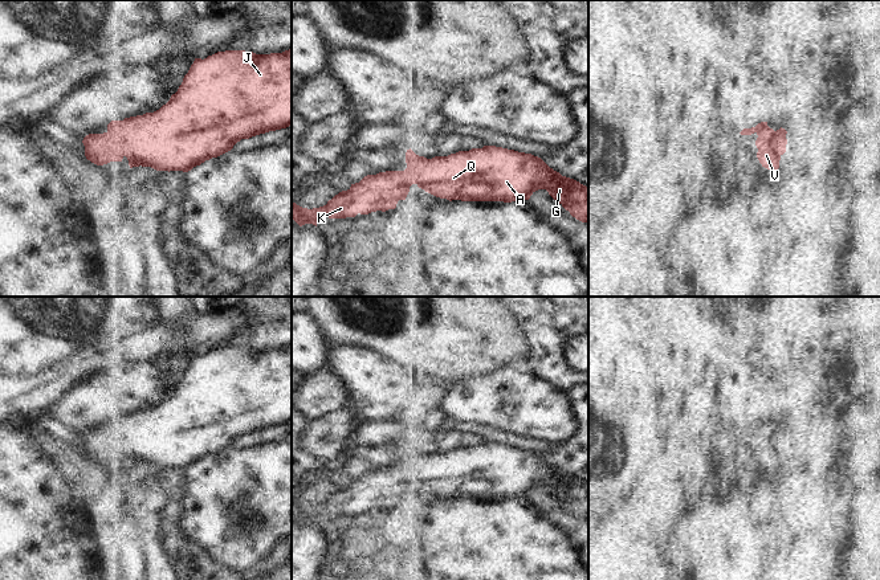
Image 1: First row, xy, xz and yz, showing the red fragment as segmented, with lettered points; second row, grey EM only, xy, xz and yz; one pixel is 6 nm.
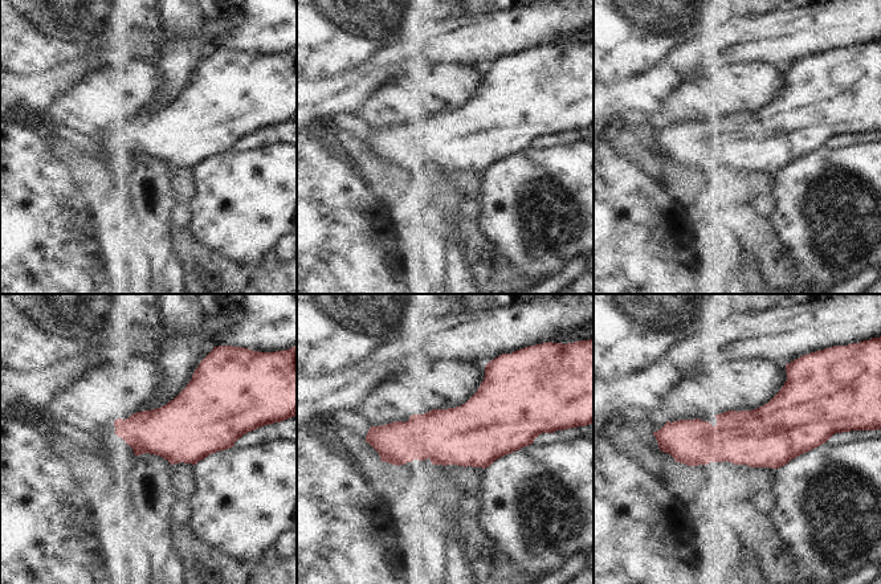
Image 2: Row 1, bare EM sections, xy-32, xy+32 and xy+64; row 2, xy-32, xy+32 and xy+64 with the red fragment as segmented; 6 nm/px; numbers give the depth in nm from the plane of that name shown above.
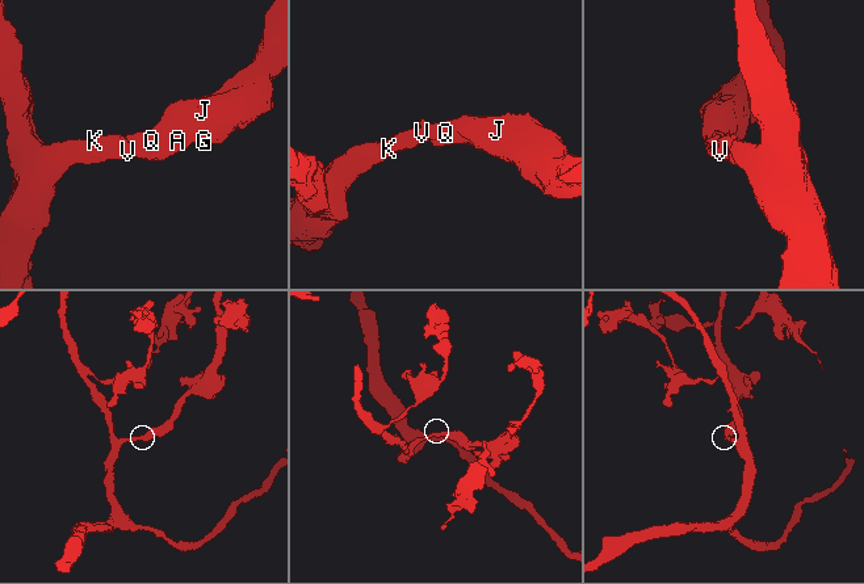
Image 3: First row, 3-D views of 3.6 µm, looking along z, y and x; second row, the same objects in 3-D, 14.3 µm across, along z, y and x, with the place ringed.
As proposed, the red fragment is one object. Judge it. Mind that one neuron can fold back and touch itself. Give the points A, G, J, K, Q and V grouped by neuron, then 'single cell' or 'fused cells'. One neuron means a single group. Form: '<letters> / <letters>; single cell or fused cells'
A G J K Q V; single cell

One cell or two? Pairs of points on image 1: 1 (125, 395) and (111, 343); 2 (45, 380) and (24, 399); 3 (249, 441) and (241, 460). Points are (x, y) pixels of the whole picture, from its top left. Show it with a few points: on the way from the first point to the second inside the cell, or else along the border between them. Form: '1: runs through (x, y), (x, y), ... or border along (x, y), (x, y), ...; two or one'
1: border along (127, 362), (155, 364); two
2: runs through (40, 386), (29, 396); one
3: border along (276, 442), (252, 448), (232, 446); two

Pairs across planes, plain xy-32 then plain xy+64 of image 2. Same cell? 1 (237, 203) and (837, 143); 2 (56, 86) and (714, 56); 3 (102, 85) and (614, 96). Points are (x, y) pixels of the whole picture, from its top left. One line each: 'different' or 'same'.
1: different
2: same
3: different

